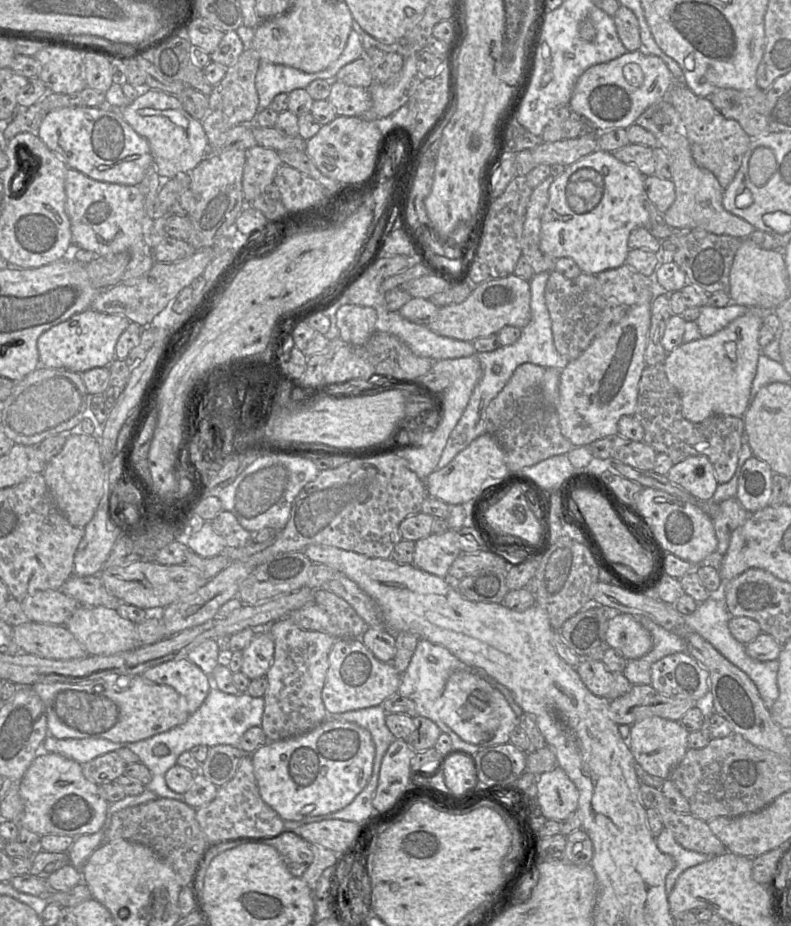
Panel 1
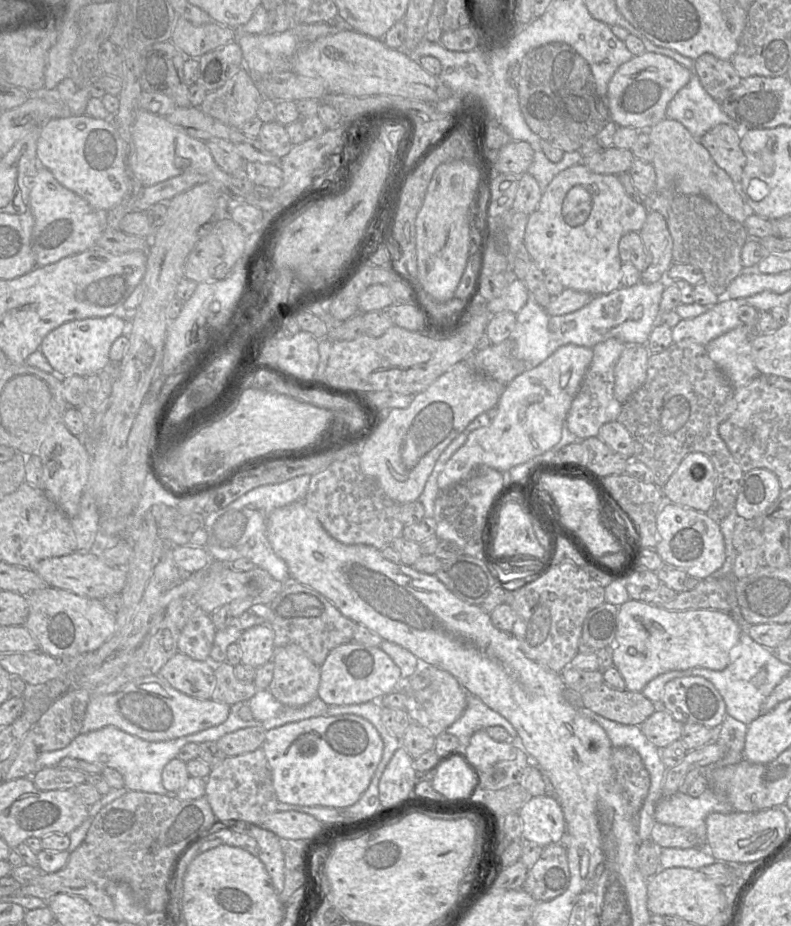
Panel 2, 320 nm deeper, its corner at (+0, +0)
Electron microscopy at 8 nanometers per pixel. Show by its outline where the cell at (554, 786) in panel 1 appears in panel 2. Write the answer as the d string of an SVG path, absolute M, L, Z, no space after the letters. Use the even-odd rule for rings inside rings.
M553 795L530 798L518 811L522 822L522 839L542 847L562 843L565 819L562 808Z

